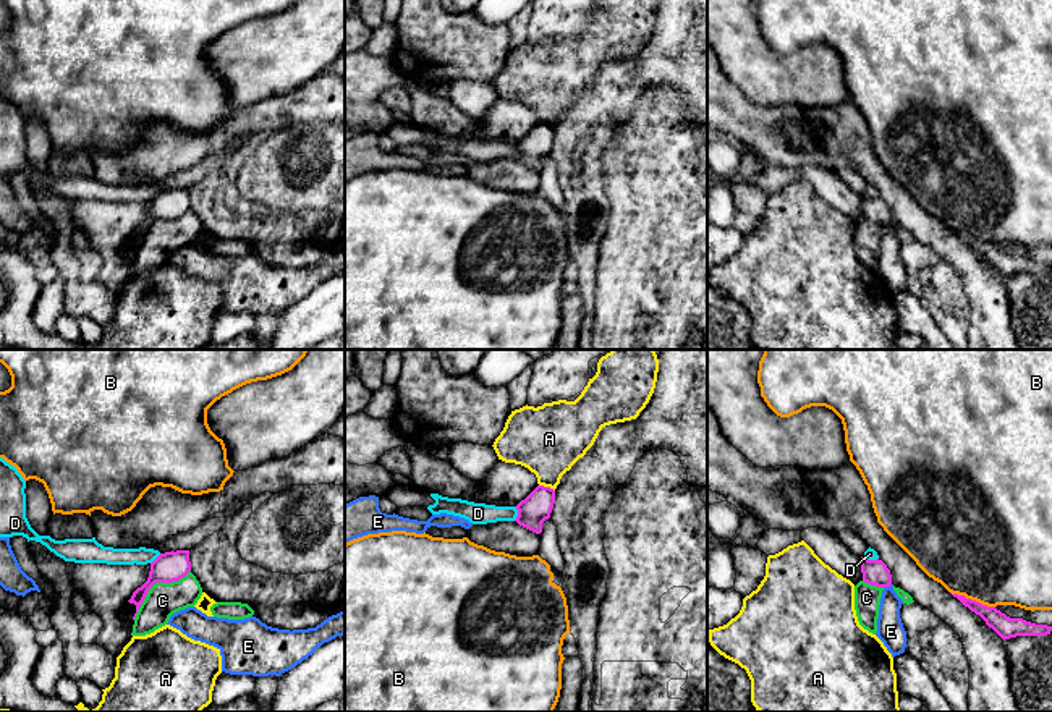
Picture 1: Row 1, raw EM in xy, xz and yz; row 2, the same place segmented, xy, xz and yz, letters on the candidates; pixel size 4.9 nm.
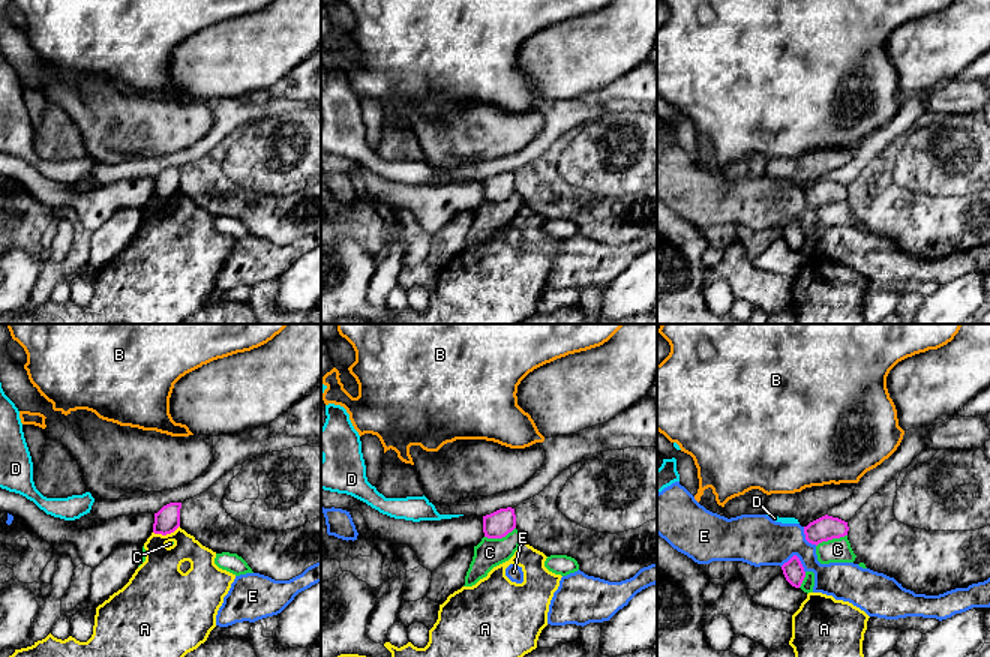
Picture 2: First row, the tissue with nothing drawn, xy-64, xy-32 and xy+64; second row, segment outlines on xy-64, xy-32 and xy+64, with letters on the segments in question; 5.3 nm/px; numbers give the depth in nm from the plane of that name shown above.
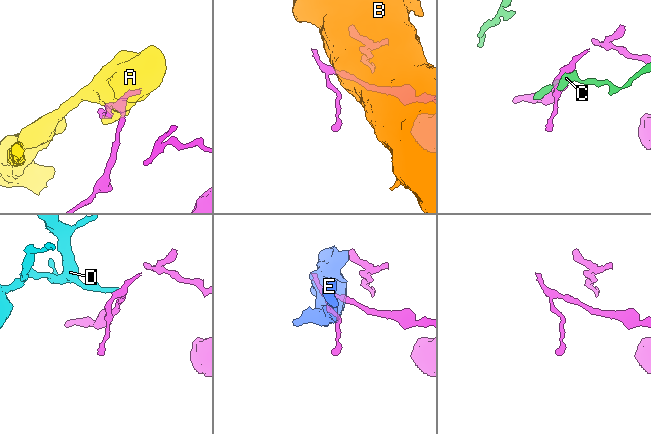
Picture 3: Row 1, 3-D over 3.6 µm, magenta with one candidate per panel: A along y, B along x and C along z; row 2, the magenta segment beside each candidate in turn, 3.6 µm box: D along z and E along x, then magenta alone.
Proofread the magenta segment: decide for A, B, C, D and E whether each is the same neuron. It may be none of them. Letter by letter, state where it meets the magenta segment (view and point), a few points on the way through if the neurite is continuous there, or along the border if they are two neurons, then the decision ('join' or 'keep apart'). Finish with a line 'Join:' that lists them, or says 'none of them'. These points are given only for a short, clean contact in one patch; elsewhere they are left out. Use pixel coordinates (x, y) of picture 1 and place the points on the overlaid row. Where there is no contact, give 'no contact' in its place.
A: xz (547, 487) | keep apart
B: yz (973, 601) | keep apart
C: xy (154, 583) | keep apart
D: xz (518, 513) | along xz (517, 507), (513, 520) | keep apart
E: yz (887, 586) | keep apart
Join: none of them

